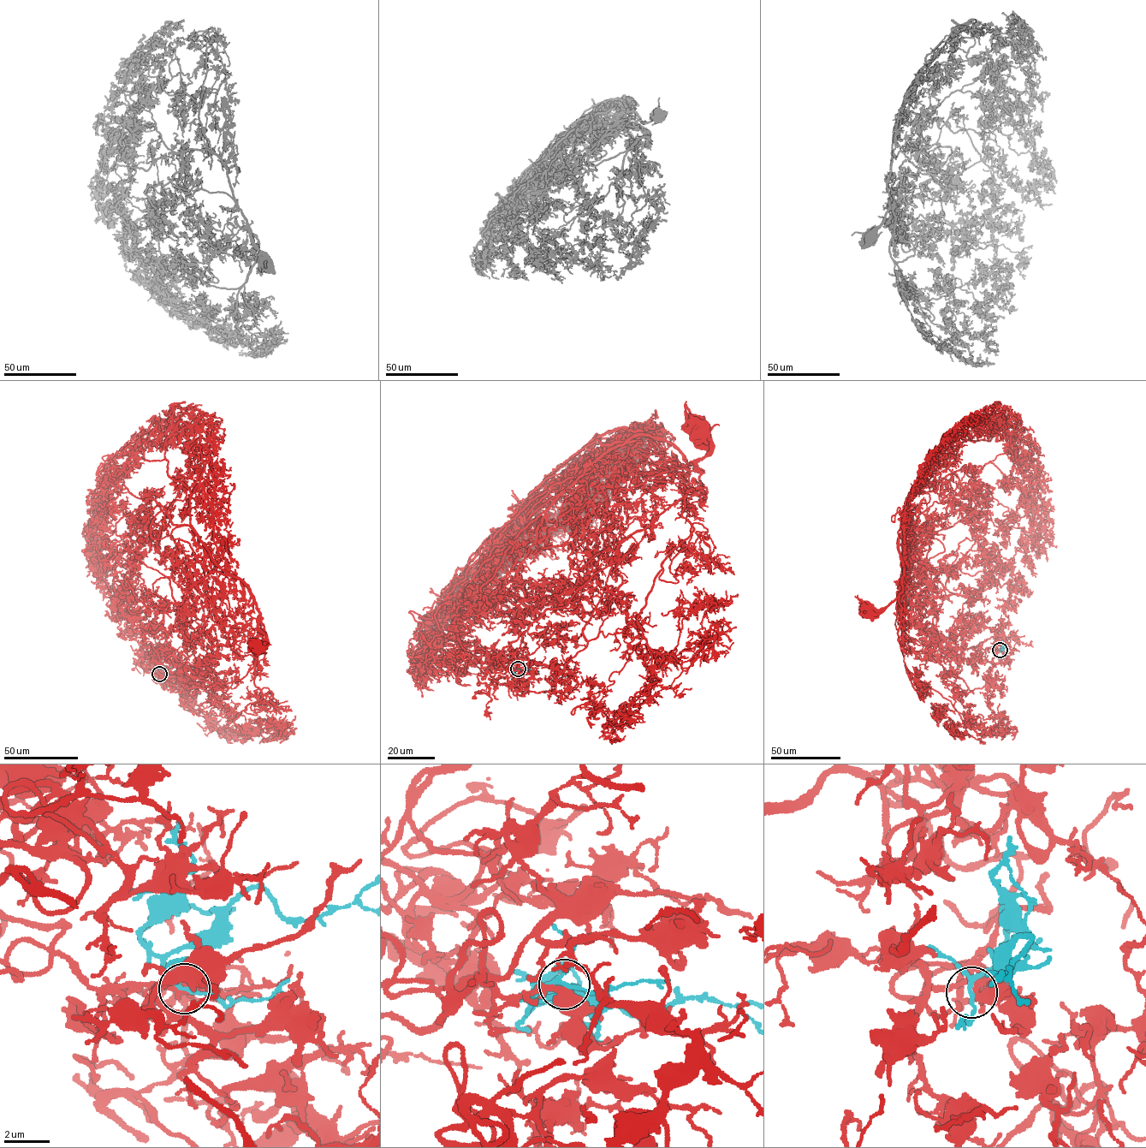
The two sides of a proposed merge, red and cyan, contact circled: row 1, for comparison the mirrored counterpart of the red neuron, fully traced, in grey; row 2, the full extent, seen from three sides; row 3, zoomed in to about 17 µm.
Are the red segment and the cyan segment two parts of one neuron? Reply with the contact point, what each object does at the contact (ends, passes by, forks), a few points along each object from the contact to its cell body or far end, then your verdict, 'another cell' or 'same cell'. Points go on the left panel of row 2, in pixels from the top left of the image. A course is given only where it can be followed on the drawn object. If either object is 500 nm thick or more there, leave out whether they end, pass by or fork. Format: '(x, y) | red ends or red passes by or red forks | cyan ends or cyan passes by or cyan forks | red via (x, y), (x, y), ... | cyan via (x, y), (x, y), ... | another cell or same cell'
(159, 674) | red passes by | cyan forks | red via (159, 674), (145, 668), (187, 689), (240, 679), (254, 665), (263, 643), (259, 621), (264, 636), (256, 648) | cyan via (159, 674), (157, 672), (163, 667), (169, 669), (172, 666) | same cell

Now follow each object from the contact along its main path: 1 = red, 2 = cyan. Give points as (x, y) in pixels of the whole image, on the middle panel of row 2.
1: (518, 669), (498, 670), (504, 649), (700, 488), (707, 448), (695, 430)
2: (518, 669), (539, 671)

